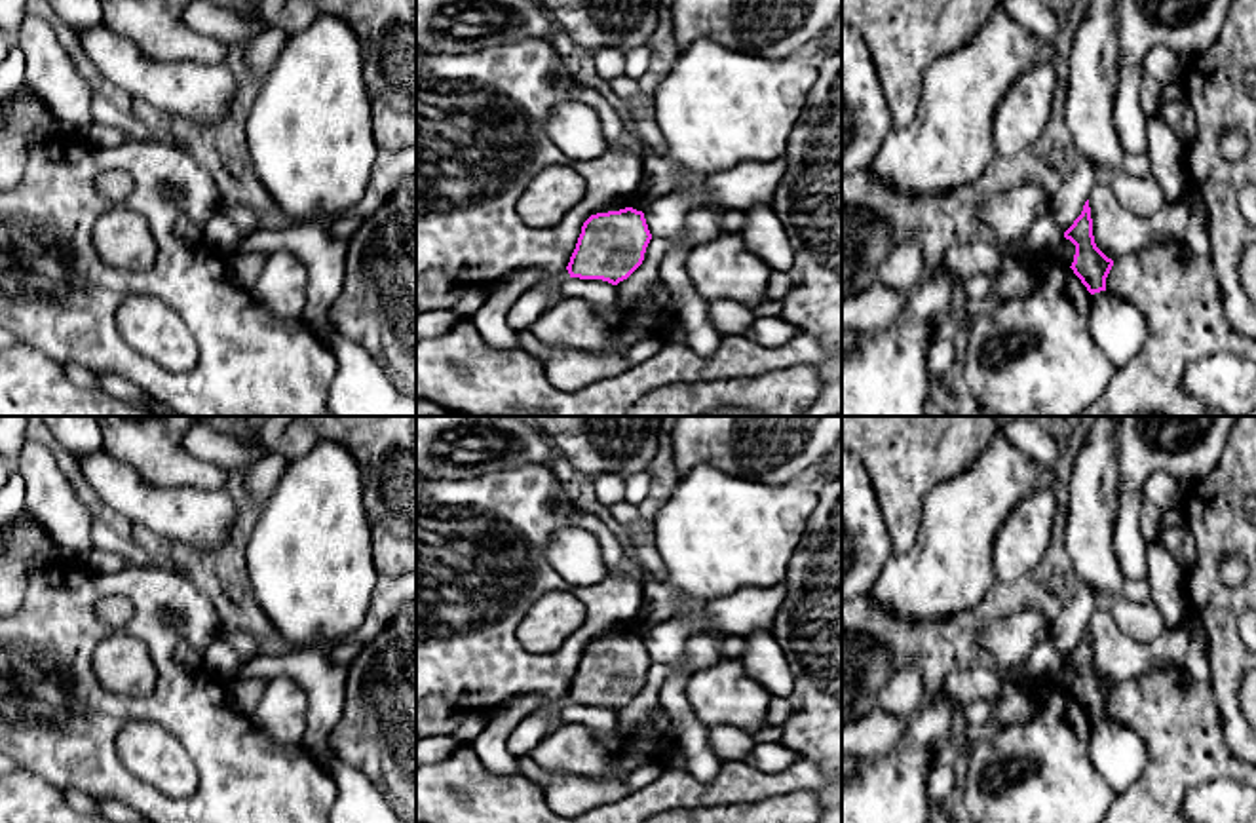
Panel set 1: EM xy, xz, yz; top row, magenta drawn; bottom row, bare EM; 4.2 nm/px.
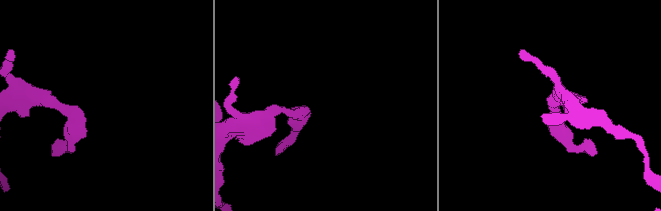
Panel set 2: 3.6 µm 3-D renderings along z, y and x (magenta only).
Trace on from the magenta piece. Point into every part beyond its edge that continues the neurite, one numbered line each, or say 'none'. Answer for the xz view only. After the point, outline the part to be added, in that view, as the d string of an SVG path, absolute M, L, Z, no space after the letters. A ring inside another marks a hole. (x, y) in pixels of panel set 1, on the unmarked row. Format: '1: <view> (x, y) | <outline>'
none

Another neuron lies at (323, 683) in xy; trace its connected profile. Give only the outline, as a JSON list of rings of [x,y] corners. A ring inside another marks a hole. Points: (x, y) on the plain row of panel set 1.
[[[308,646],[283,656],[257,656],[249,660],[236,679],[264,679],[276,677],[293,679],[306,694],[306,732],[300,747],[323,768],[336,762],[329,745],[333,728],[340,722],[346,699],[348,665],[329,661],[327,648]]]

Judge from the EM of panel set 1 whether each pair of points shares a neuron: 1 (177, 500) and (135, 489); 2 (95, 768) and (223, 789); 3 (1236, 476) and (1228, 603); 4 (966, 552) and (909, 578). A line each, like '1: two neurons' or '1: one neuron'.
1: one neuron
2: one neuron
3: one neuron
4: one neuron

